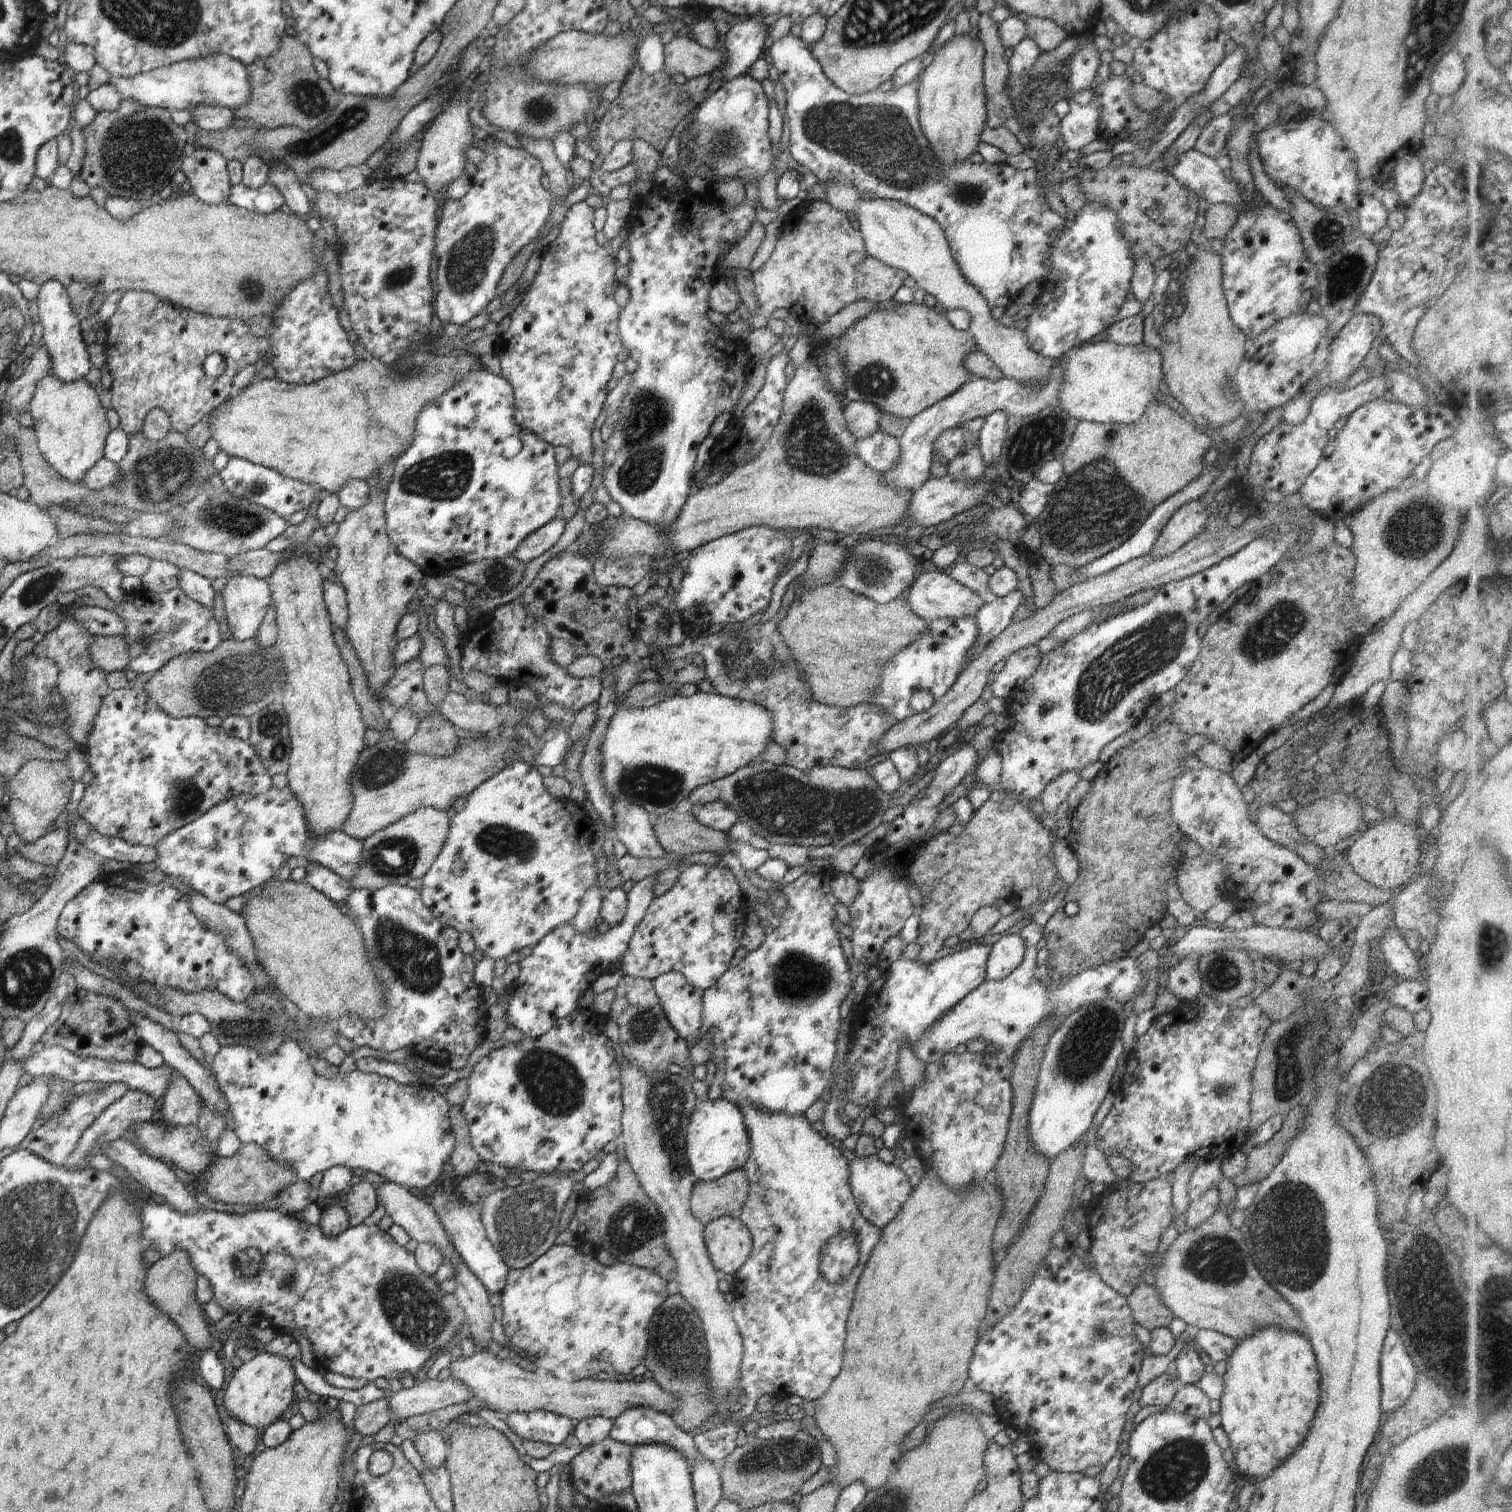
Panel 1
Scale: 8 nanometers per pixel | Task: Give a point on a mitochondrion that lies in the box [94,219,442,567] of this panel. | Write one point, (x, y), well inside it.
(167, 473)

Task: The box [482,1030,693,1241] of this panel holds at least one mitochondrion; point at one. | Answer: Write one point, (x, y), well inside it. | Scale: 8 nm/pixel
(550, 1081)

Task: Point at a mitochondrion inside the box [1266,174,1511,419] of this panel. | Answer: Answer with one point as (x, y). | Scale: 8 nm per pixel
(1345, 274)

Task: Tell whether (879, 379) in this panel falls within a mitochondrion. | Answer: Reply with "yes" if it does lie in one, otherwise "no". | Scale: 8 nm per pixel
yes

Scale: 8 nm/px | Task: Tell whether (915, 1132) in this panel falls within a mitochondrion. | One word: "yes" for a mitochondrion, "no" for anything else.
no

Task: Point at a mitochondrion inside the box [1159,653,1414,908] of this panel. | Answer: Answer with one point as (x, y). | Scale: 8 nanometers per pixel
(1297, 745)

